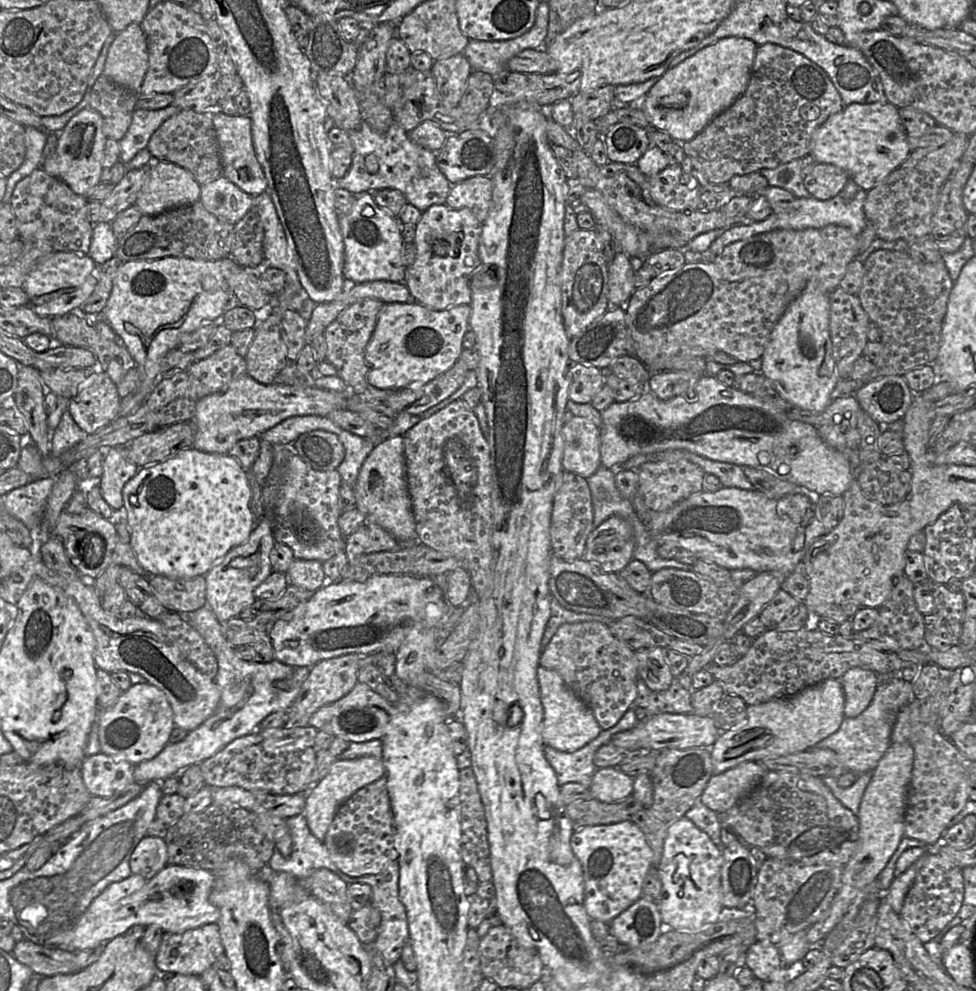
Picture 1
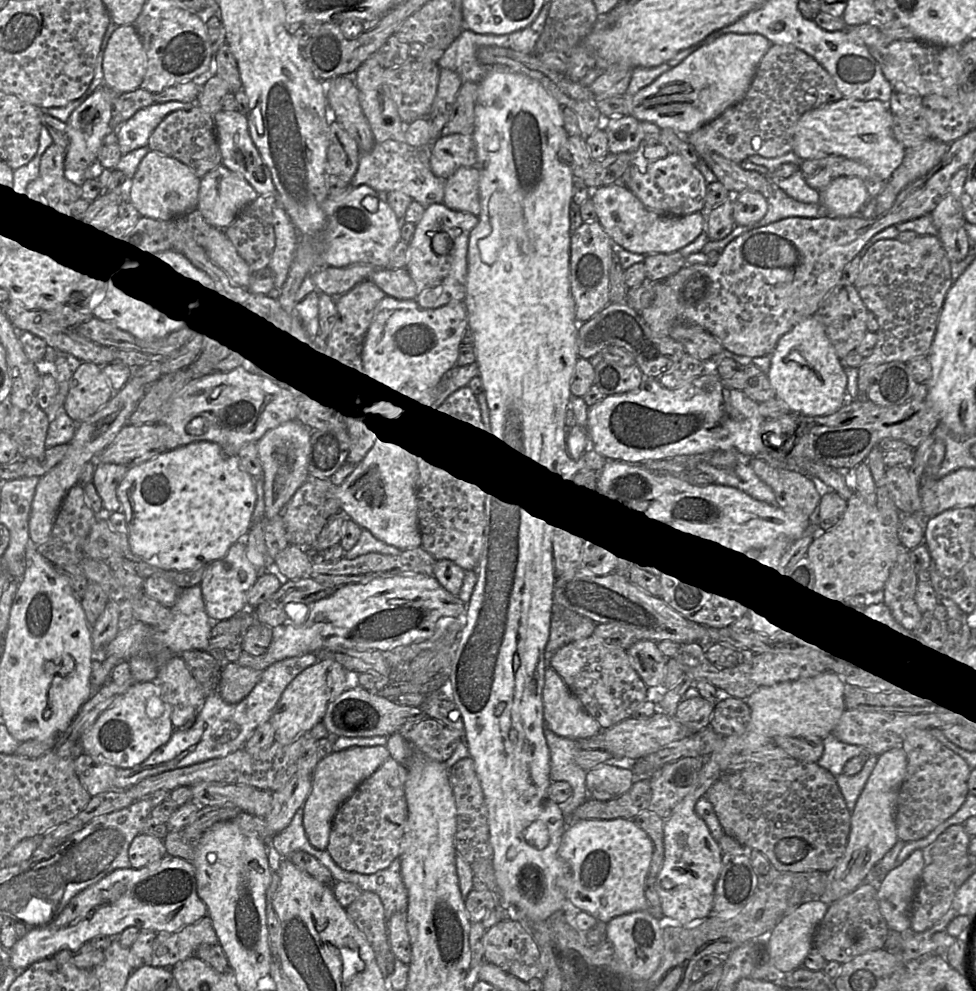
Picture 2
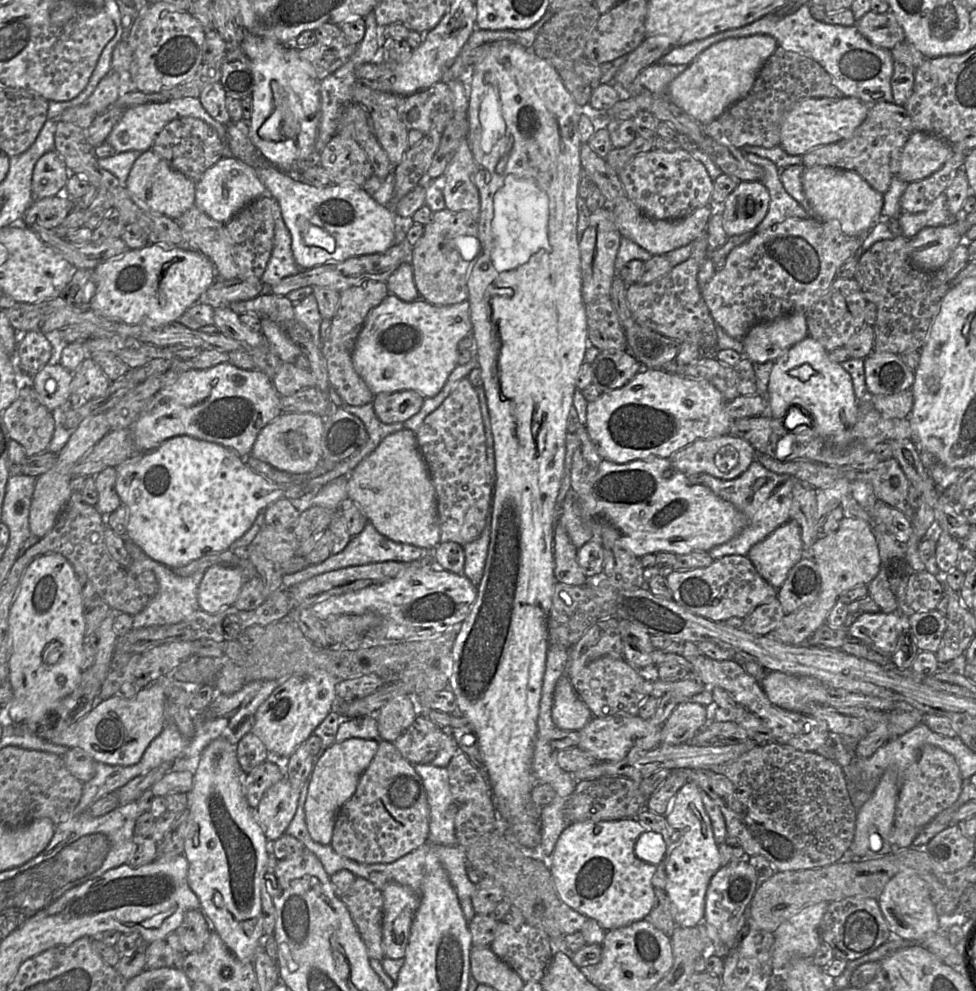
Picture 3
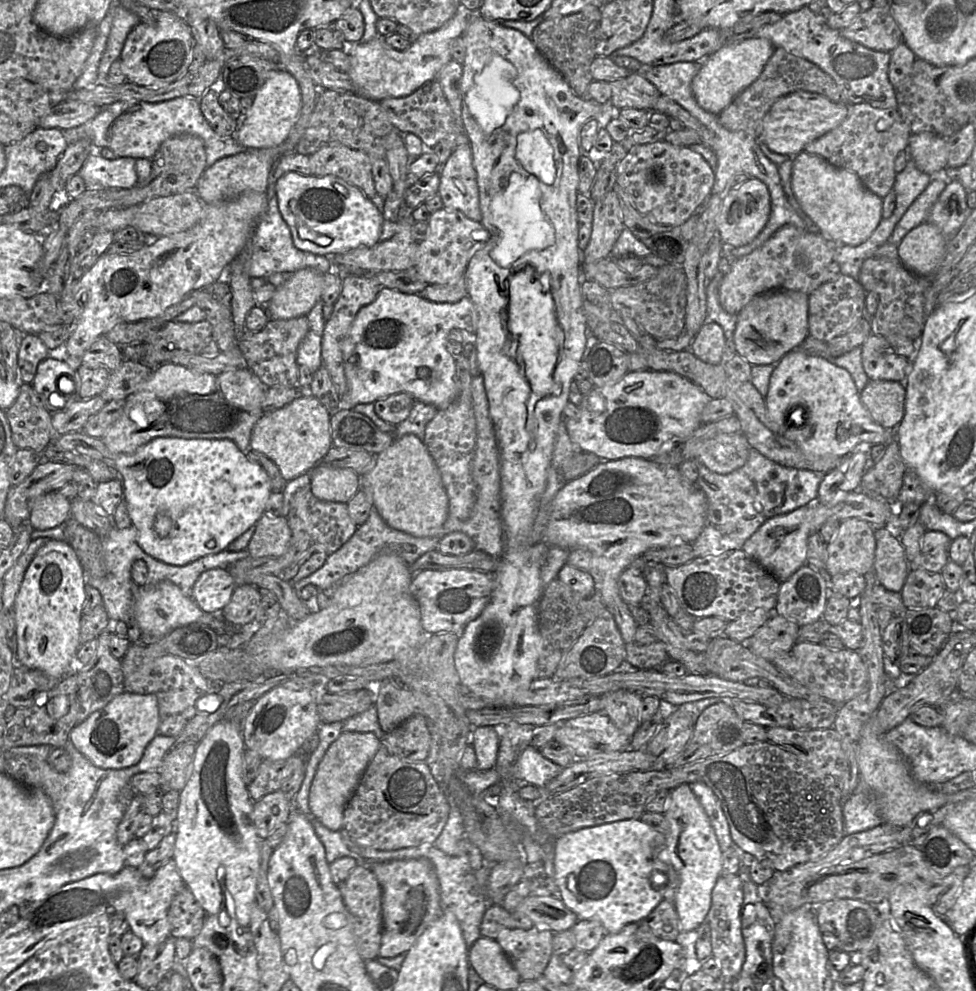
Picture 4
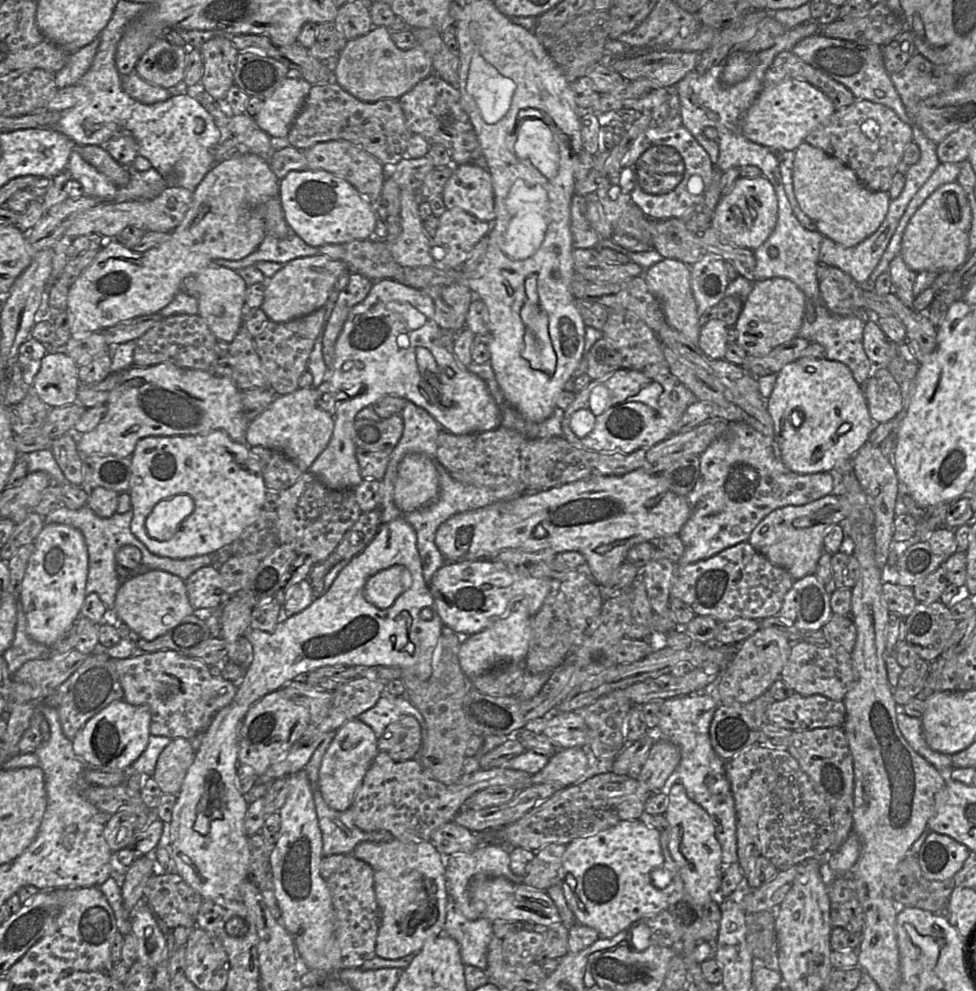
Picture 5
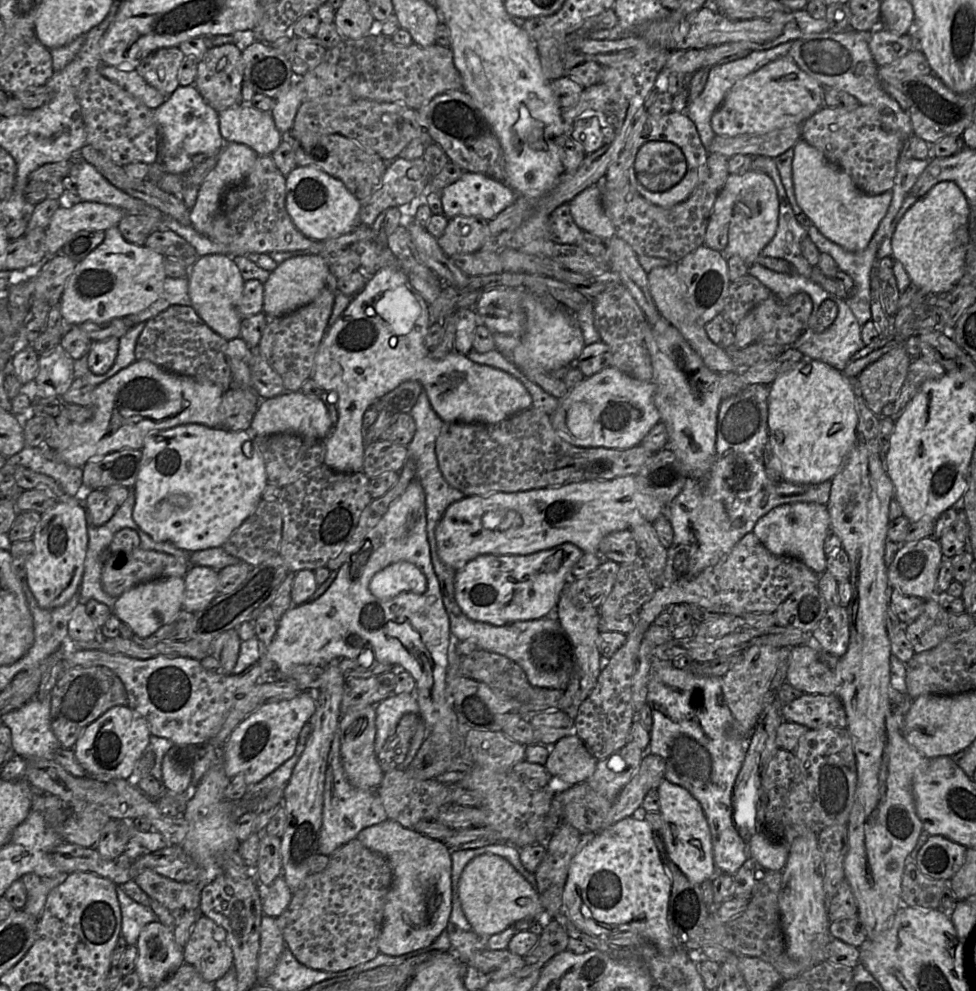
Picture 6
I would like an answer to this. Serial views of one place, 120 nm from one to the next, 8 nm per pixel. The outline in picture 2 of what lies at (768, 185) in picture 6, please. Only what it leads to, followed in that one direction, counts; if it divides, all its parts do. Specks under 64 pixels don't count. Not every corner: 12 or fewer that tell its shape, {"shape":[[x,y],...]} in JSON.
{"shape":[[744,191],[731,198],[735,225],[752,225],[767,212],[767,199]]}

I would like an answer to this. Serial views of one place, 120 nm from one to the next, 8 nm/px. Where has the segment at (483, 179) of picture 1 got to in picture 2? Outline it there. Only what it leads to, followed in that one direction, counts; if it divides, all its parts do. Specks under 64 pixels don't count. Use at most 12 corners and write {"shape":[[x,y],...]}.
{"shape":[[460,167],[445,180],[443,204],[478,218],[480,174]]}

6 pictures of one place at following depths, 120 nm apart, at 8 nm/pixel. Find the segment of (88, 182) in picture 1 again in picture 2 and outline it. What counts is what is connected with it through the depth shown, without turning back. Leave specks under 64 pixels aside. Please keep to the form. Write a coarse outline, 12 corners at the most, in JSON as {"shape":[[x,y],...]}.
{"shape":[[99,86],[66,121],[64,177],[92,178],[112,131],[113,94]]}

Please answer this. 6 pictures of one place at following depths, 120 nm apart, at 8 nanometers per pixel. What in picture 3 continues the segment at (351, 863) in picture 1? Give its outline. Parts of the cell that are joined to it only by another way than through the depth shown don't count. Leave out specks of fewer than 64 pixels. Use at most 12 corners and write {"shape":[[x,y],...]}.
{"shape":[[382,740],[331,846],[392,863],[428,841],[422,778]]}

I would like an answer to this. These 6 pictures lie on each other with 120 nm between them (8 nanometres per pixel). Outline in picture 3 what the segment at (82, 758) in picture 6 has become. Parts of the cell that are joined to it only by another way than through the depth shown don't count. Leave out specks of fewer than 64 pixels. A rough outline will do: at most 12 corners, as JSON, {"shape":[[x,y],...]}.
{"shape":[[165,692],[98,701],[52,743],[138,763],[164,729]]}

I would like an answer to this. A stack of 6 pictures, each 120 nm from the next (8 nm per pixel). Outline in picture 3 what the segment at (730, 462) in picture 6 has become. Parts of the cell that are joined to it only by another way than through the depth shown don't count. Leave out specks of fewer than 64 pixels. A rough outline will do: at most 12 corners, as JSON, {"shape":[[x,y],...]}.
{"shape":[[757,458],[744,473],[702,485],[746,518],[736,536],[708,551],[747,556],[790,520],[797,480]]}

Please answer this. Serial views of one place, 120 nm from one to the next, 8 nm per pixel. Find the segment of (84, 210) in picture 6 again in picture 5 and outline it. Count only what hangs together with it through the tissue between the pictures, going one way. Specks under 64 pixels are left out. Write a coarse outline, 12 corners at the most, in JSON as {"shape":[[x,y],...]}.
{"shape":[[168,186],[150,200],[100,203],[66,229],[115,239],[127,226],[171,232],[193,192]]}

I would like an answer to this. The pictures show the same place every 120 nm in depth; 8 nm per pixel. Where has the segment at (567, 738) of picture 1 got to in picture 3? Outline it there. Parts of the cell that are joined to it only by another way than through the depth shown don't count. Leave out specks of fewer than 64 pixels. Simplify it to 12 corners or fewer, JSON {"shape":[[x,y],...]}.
{"shape":[[567,675],[556,682],[551,717],[575,732],[594,717]]}

